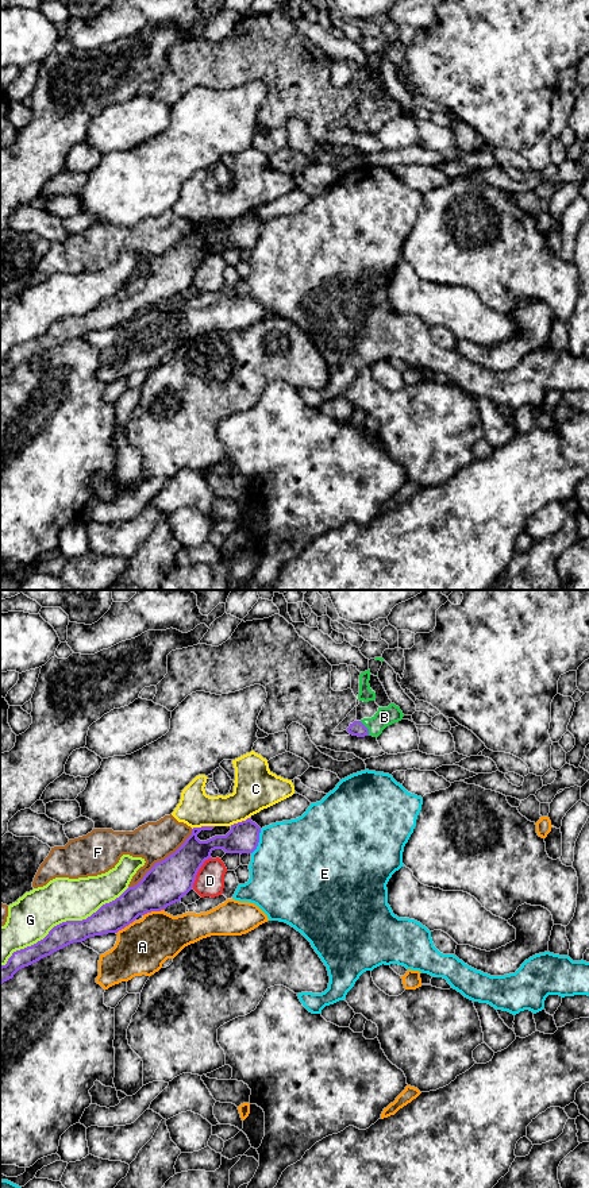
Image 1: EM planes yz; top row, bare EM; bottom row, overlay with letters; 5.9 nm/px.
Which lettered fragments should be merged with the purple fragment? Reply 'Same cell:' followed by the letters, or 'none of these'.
Same cell: B

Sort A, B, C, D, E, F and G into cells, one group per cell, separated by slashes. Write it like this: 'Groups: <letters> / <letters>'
Groups: A / B / C / D / E / F / G

